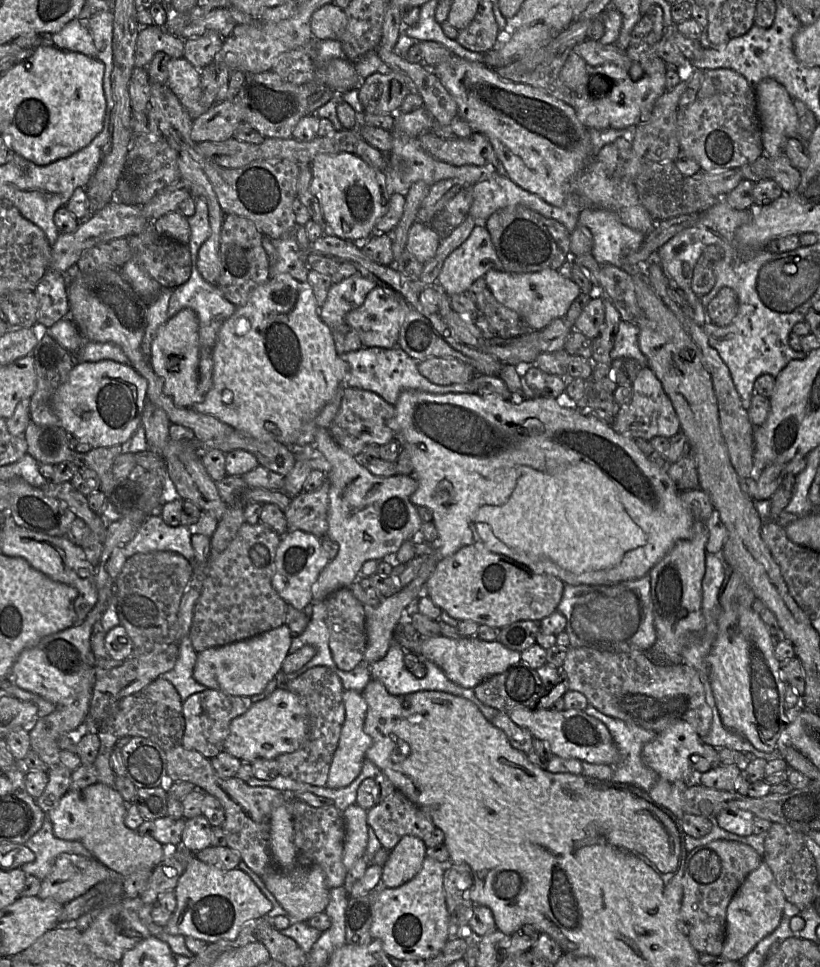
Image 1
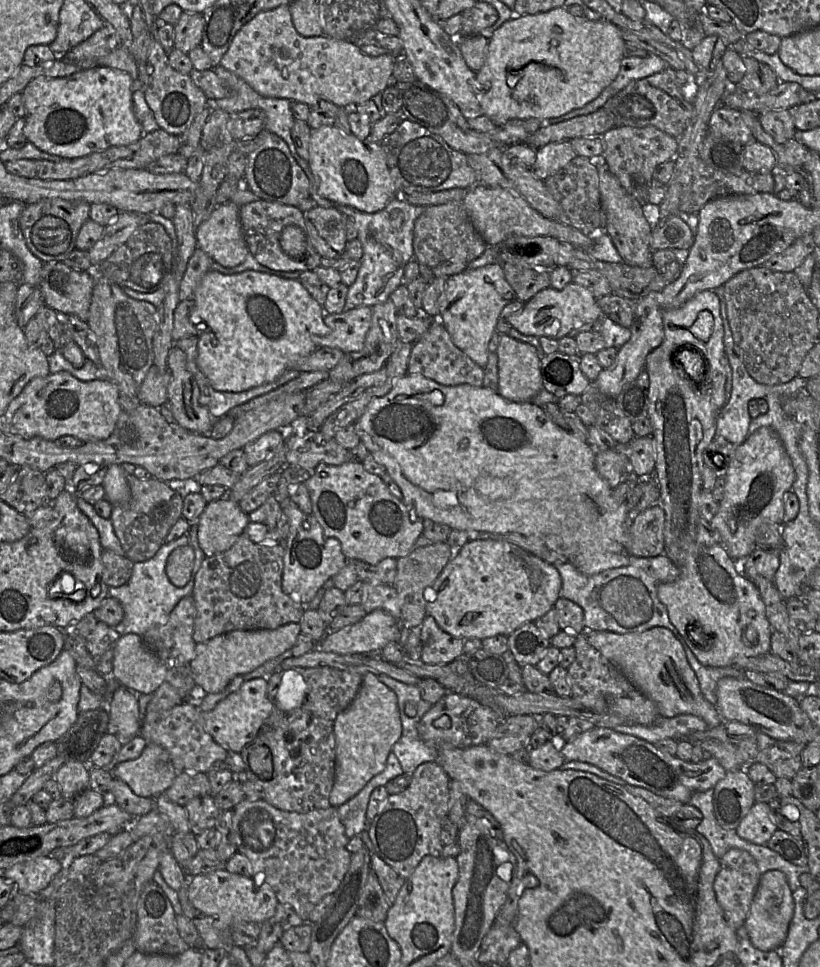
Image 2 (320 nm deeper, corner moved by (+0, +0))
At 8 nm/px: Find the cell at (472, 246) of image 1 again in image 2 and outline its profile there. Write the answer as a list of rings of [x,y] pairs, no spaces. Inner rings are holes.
[[[499,261],[476,269],[467,268],[447,278],[439,321],[449,332],[453,343],[478,366],[484,368],[488,361],[489,342],[497,331],[501,312],[515,299],[516,293],[507,282]]]

